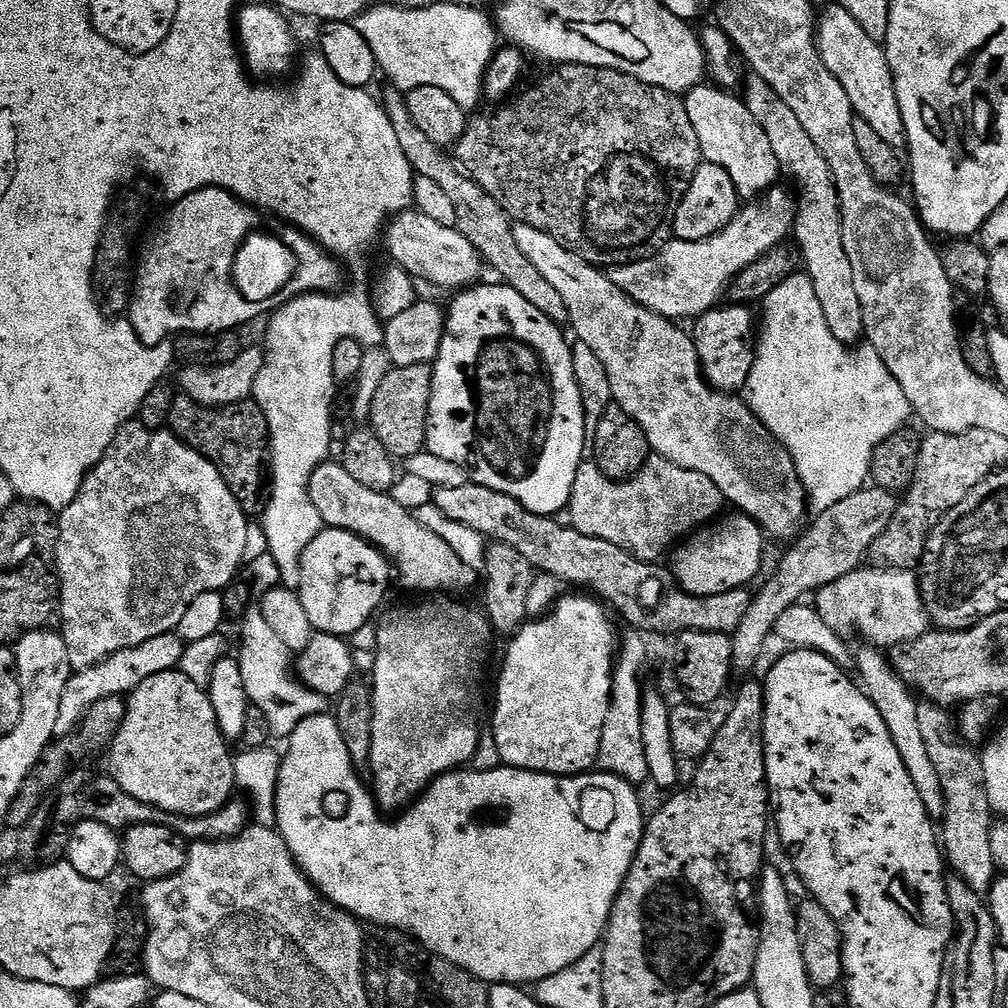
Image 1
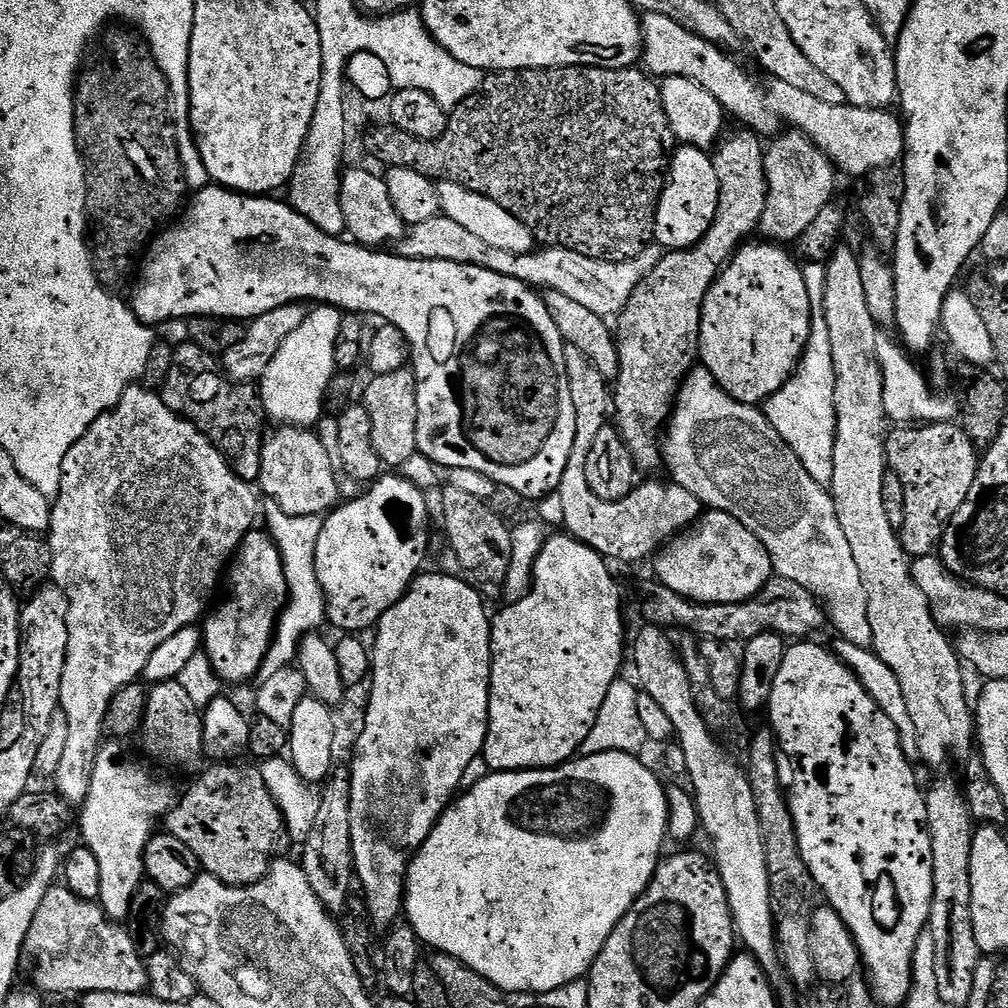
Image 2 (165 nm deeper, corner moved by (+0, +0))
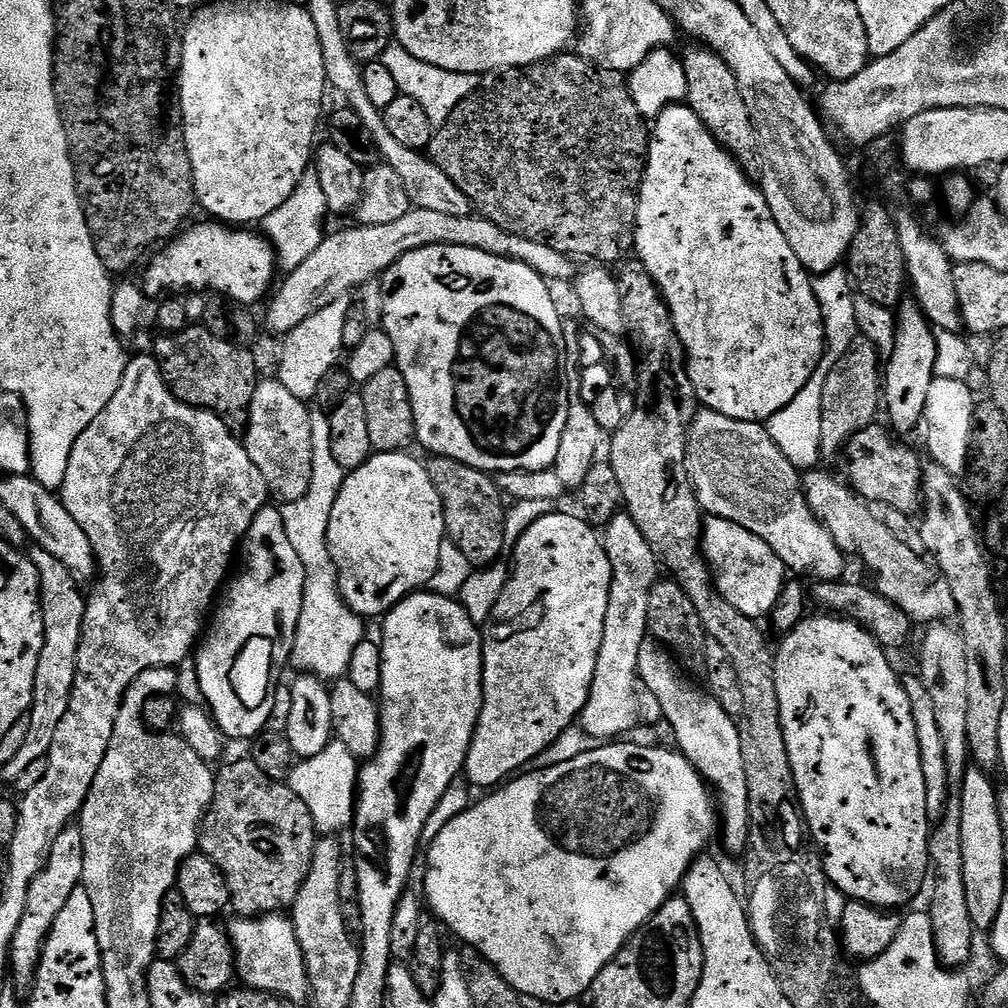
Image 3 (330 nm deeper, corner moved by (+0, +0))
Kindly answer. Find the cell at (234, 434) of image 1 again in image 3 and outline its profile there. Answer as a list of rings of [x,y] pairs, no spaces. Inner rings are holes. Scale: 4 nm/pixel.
[[[187,326],[181,332],[164,334],[160,338],[154,355],[174,398],[191,408],[204,408],[215,416],[221,416],[233,429],[243,429],[248,423],[248,411],[258,383],[253,349],[240,348],[222,338],[214,338],[214,334],[203,326]]]

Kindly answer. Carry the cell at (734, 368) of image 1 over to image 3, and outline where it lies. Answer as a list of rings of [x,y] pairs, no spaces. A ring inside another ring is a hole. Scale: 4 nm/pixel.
[[[687,103],[672,104],[661,110],[650,128],[648,141],[648,158],[644,166],[644,180],[640,183],[640,201],[636,211],[636,243],[635,255],[650,278],[656,283],[656,288],[664,297],[674,330],[684,347],[684,355],[690,374],[690,382],[696,391],[696,399],[709,412],[726,414],[726,418],[735,420],[755,420],[767,422],[771,416],[778,414],[810,382],[818,362],[823,358],[825,350],[825,320],[822,301],[812,289],[813,277],[798,262],[798,254],[790,250],[790,242],[786,242],[786,234],[778,230],[778,222],[774,222],[774,214],[770,214],[768,203],[763,192],[755,183],[748,181],[743,172],[741,161],[737,160],[716,141],[706,130],[706,126],[694,114]]]

